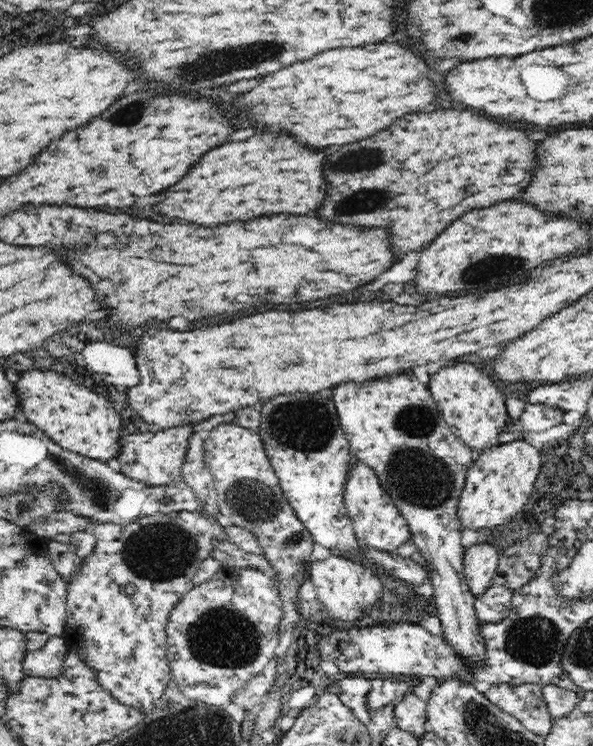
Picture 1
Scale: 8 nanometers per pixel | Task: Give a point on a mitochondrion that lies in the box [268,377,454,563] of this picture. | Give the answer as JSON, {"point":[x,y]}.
{"point":[293,538]}

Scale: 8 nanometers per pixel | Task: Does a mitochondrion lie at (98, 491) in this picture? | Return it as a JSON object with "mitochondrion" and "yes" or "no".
{"mitochondrion":"yes"}

